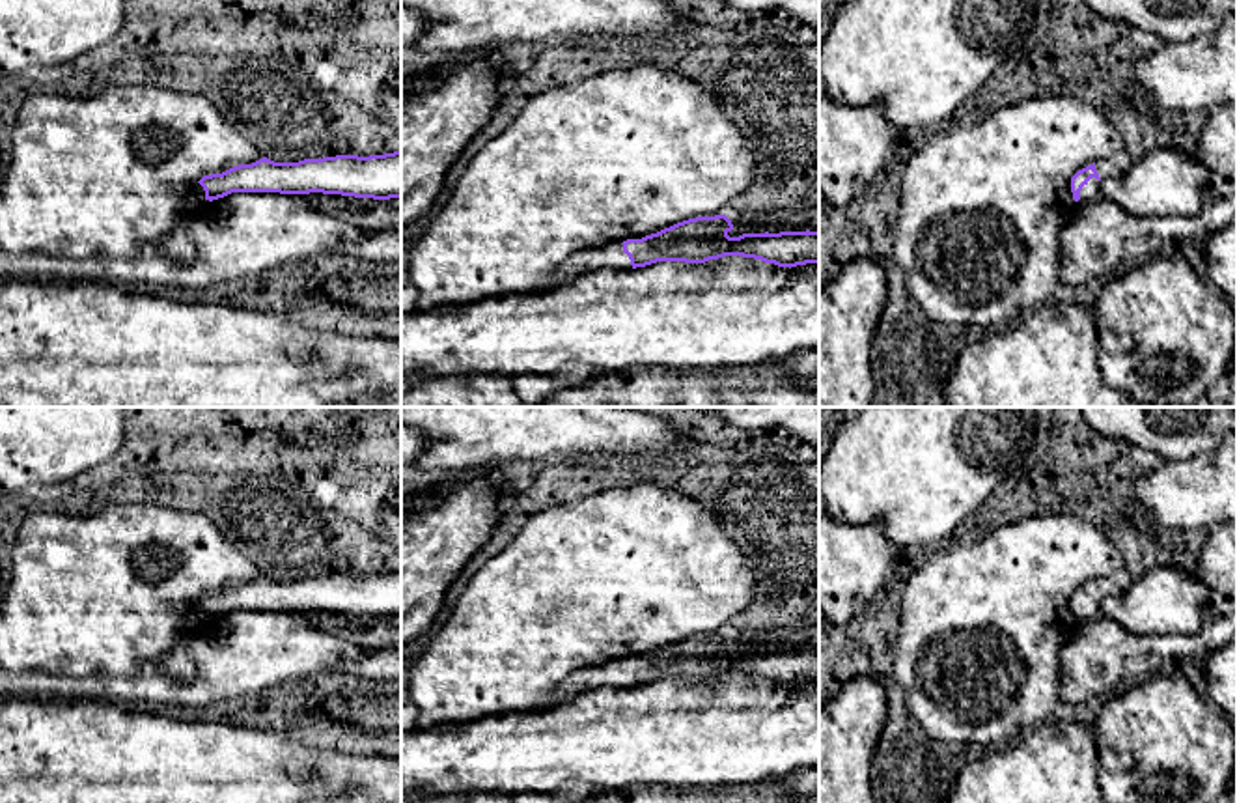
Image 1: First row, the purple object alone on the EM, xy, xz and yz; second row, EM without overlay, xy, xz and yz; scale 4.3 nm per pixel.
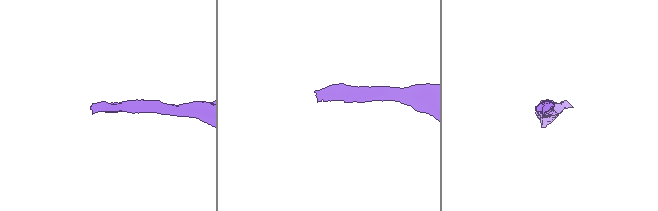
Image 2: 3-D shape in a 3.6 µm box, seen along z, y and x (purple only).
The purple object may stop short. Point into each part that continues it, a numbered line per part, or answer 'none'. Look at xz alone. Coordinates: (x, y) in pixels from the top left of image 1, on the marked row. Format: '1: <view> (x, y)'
1: xz (611, 256)

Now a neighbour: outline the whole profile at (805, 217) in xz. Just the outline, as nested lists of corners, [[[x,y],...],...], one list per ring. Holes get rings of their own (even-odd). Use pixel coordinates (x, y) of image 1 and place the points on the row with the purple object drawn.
[[[799,205],[782,215],[739,215],[728,217],[733,230],[730,237],[743,233],[780,233],[780,232],[819,232],[819,211],[813,205]]]

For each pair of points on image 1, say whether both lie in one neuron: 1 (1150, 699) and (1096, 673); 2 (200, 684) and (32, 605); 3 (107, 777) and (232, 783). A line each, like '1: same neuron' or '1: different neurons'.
1: different neurons
2: different neurons
3: same neuron

